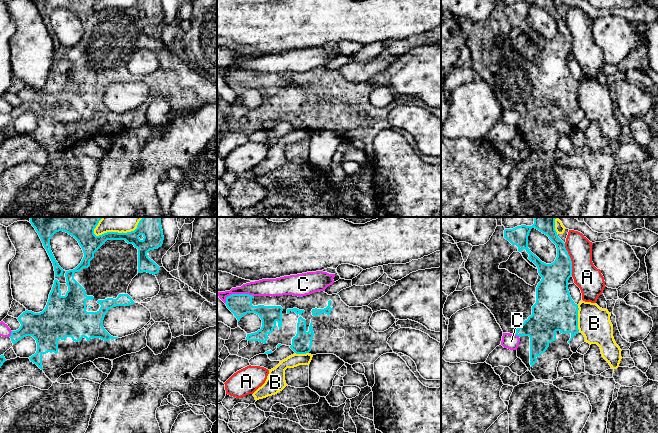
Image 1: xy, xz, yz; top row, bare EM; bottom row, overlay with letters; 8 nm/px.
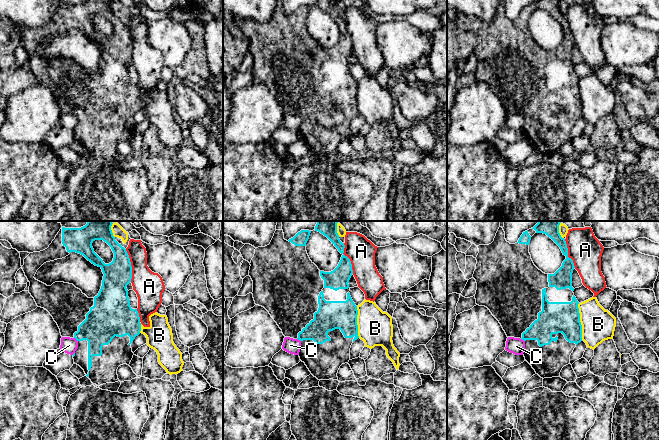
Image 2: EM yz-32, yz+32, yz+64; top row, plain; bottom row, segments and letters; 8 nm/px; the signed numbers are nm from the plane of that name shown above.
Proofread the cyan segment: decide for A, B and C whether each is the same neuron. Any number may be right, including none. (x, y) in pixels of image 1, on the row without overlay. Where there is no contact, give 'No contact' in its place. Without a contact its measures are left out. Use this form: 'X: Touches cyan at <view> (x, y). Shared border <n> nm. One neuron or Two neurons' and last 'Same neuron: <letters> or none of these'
A: Touches cyan at yz (570, 35). Shared border 280 nm. Two neurons
B: Touches cyan at yz (577, 94). Shared border 220 nm. Two neurons
C: Touches cyan at xz (237, 70). Shared border 240 nm. Two neurons
Same neuron: none of these

